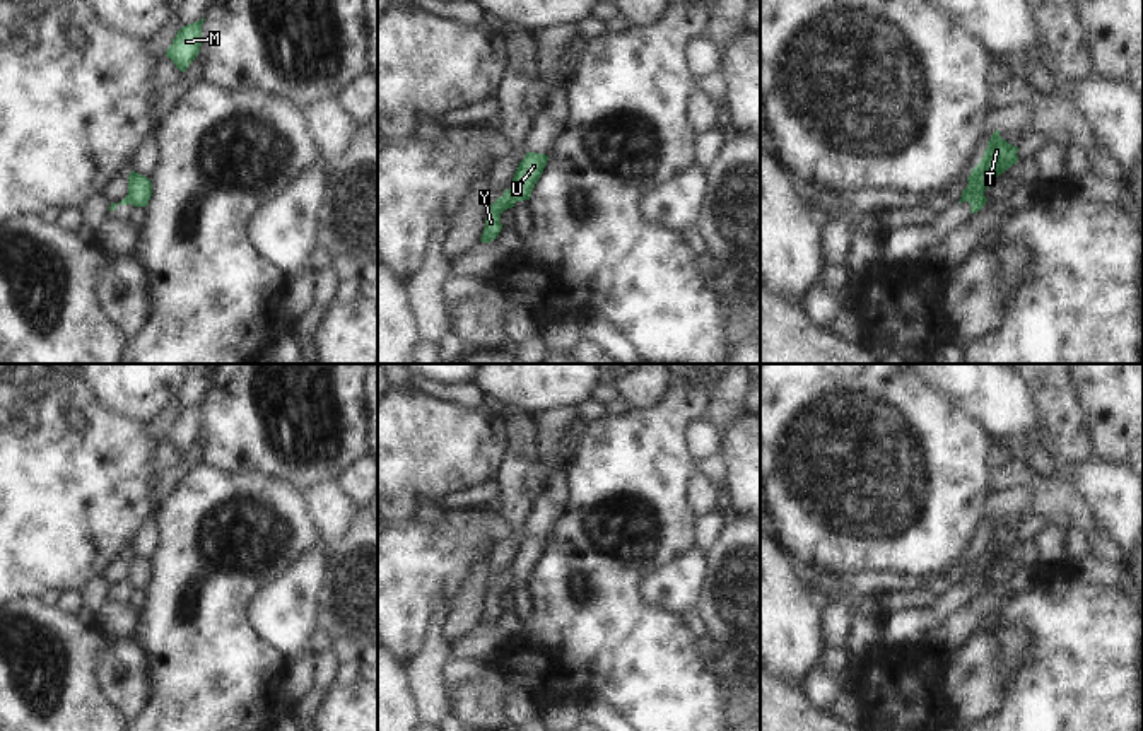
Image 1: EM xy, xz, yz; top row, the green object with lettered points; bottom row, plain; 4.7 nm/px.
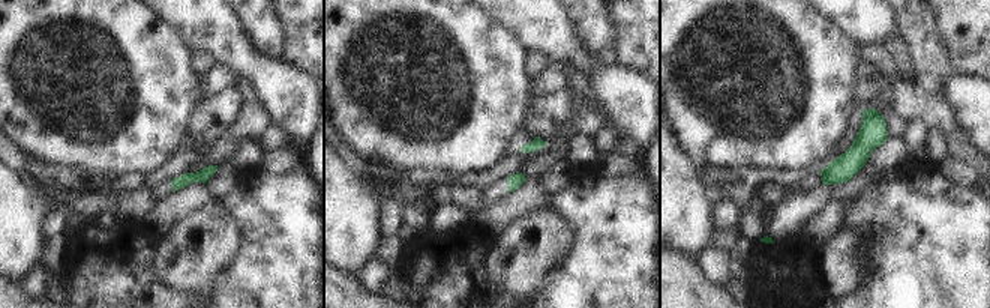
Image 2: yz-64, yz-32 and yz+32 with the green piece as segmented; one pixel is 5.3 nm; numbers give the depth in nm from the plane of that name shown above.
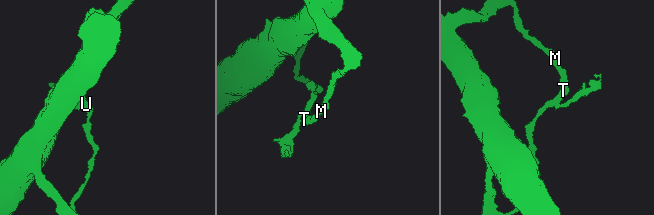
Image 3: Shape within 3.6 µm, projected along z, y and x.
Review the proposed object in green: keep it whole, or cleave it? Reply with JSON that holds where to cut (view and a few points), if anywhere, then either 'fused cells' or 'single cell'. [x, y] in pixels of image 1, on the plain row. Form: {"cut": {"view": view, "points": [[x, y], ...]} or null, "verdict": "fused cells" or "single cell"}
{"cut": {"view": "yz", "points": [[983, 576], [973, 578], [967, 583]]}, "verdict": "fused cells"}

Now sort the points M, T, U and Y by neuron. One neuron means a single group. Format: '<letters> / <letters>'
M T U / Y

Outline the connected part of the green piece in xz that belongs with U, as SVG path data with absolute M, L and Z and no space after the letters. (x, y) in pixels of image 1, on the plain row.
M528 535L525 538L511 564L511 572L516 579L516 584L530 582L531 574L547 548L547 543L548 538L545 536Z

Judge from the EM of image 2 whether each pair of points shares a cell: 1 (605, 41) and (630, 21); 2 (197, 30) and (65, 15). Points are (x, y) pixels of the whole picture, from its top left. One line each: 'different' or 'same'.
1: different
2: different

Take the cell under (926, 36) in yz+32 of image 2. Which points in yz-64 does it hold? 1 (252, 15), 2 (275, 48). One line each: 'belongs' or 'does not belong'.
1: belongs
2: belongs

